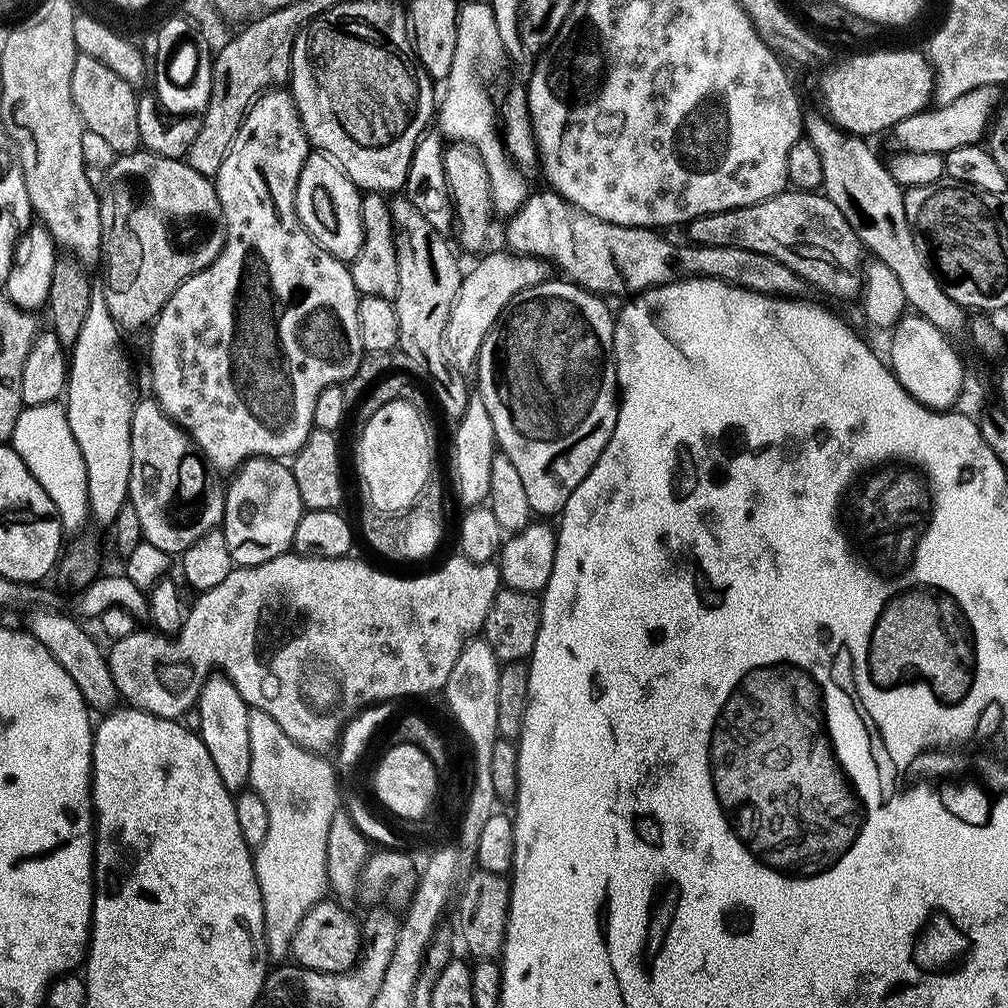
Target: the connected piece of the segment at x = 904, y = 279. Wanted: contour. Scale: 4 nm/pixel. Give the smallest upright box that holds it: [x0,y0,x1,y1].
[804,115,966,334]

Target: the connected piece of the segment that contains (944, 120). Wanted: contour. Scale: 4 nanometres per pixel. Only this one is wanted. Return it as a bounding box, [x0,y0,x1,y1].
[890,86,1002,154]

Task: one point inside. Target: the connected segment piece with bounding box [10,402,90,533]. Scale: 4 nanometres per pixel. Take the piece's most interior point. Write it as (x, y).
(42, 437)

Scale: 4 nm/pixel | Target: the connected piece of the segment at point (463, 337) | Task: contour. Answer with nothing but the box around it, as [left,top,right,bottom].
[444,251,549,374]

